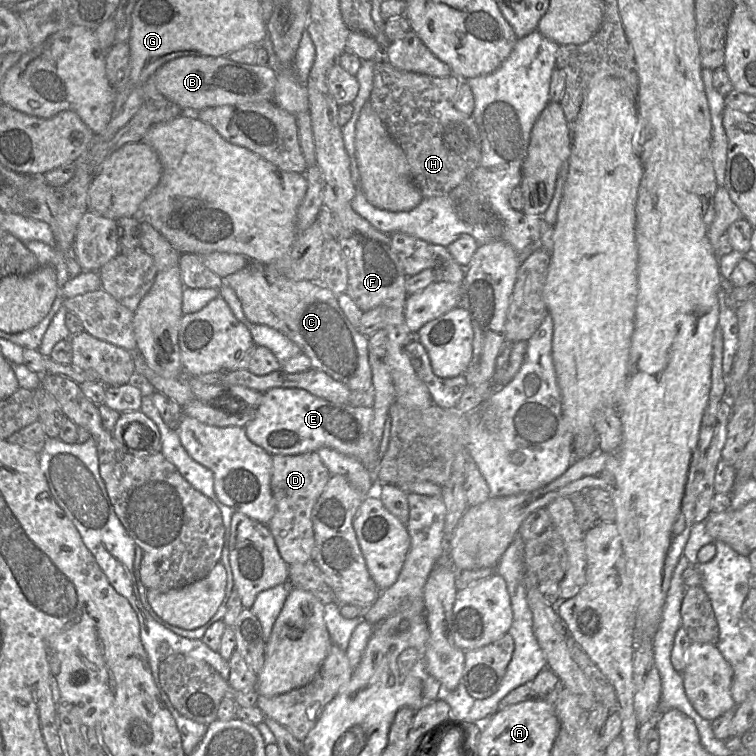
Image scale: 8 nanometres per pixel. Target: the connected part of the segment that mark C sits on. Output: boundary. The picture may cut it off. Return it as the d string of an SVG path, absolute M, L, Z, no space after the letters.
M253 261L223 279L224 285L231 287L241 301L247 319L287 336L310 359L313 369L326 373L351 391L372 390L368 337L349 322L331 290L319 282L267 275L265 264Z

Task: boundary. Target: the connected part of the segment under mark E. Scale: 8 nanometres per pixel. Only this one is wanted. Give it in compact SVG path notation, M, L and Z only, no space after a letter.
M272 388L263 393L262 401L256 408L254 418L244 427L248 439L264 449L271 456L299 455L316 452L320 448L332 448L341 454L356 458L375 479L382 456L379 447L374 446L371 434L373 419L372 407L355 407L349 403L335 403L314 396L306 390L299 388Z

